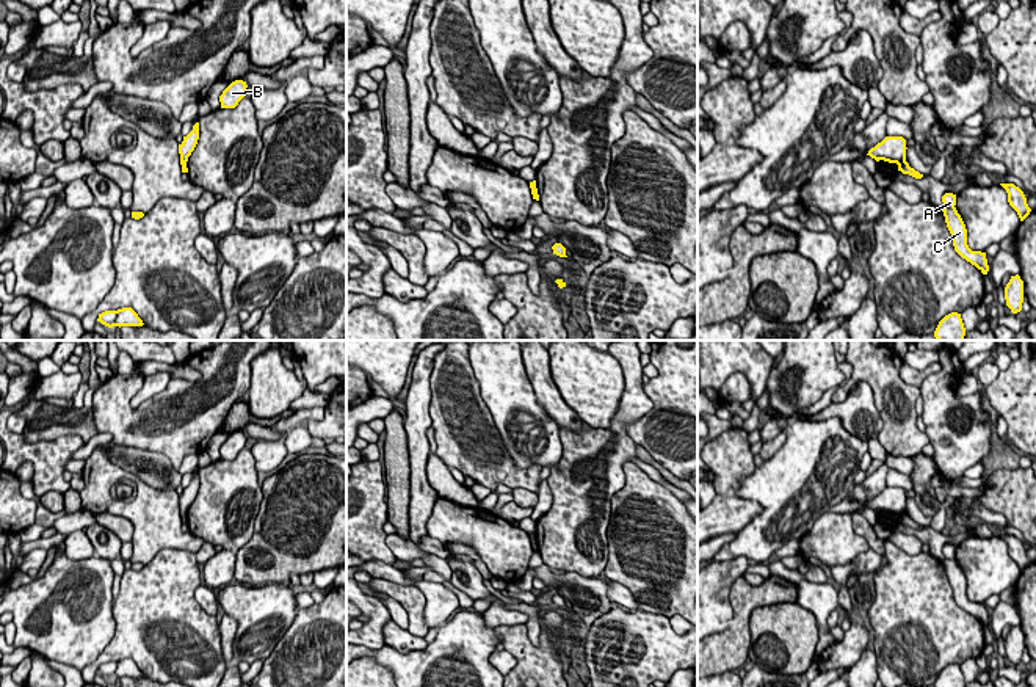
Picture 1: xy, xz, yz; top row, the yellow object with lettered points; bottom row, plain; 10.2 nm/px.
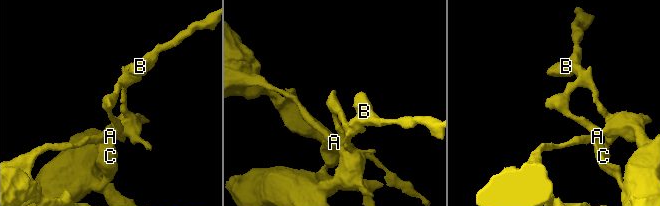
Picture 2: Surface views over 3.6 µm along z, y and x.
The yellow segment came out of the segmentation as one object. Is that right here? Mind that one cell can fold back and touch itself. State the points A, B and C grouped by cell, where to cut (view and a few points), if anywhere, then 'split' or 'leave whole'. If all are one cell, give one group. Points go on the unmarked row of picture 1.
A / B C; cut in yz along (944, 557), (953, 559); split

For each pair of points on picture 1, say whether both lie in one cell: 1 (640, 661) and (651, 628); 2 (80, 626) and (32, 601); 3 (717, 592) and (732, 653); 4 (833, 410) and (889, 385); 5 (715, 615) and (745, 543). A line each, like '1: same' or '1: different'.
1: same
2: same
3: different
4: different
5: different

